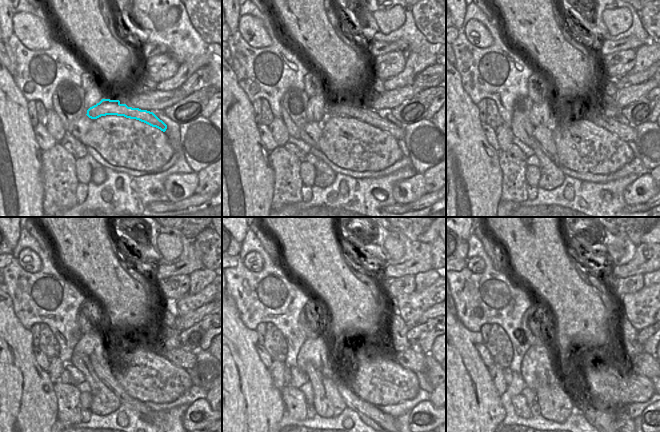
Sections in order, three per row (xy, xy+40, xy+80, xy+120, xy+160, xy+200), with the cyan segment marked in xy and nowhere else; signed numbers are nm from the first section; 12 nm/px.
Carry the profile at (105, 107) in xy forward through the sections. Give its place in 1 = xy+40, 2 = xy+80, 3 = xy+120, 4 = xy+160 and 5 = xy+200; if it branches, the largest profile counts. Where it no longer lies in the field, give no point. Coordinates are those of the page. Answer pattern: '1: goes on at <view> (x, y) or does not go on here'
1: goes on at xy+40 (361, 112)
2: goes on at xy+80 (626, 132)
3: goes on at xy+120 (186, 359)
4: goes on at xy+160 (413, 359)
5: goes on at xy+200 (645, 364)

